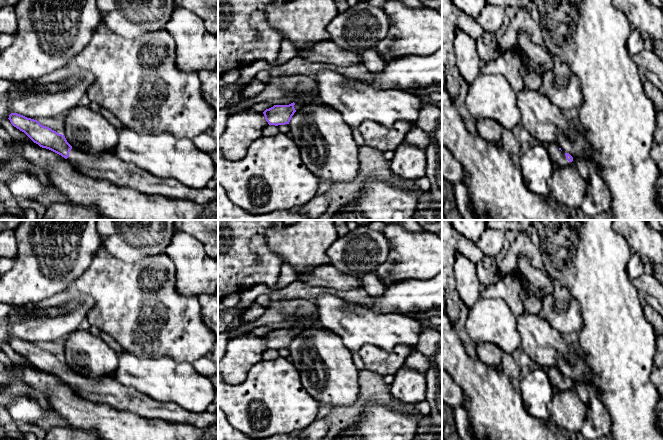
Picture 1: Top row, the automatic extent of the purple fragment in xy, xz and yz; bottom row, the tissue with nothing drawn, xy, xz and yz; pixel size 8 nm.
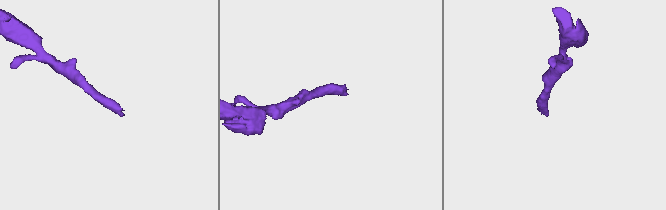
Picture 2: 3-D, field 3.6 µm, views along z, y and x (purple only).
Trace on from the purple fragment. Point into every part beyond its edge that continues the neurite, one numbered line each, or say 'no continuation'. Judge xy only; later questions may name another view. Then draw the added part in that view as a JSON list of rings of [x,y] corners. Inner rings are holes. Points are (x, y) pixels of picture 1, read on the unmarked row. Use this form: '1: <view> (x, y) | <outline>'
1: xy (105, 389) | [[[72,371],[67,385],[85,400],[108,404],[149,419],[186,423],[201,431],[218,423],[218,410],[213,413],[188,411],[175,403],[157,401],[133,387],[122,385],[112,376],[92,378]]]

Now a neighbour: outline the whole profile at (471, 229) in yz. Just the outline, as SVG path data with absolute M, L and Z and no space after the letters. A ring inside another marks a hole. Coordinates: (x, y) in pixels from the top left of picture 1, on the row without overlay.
M449 220L449 222L458 233L475 243L487 228L487 220Z

